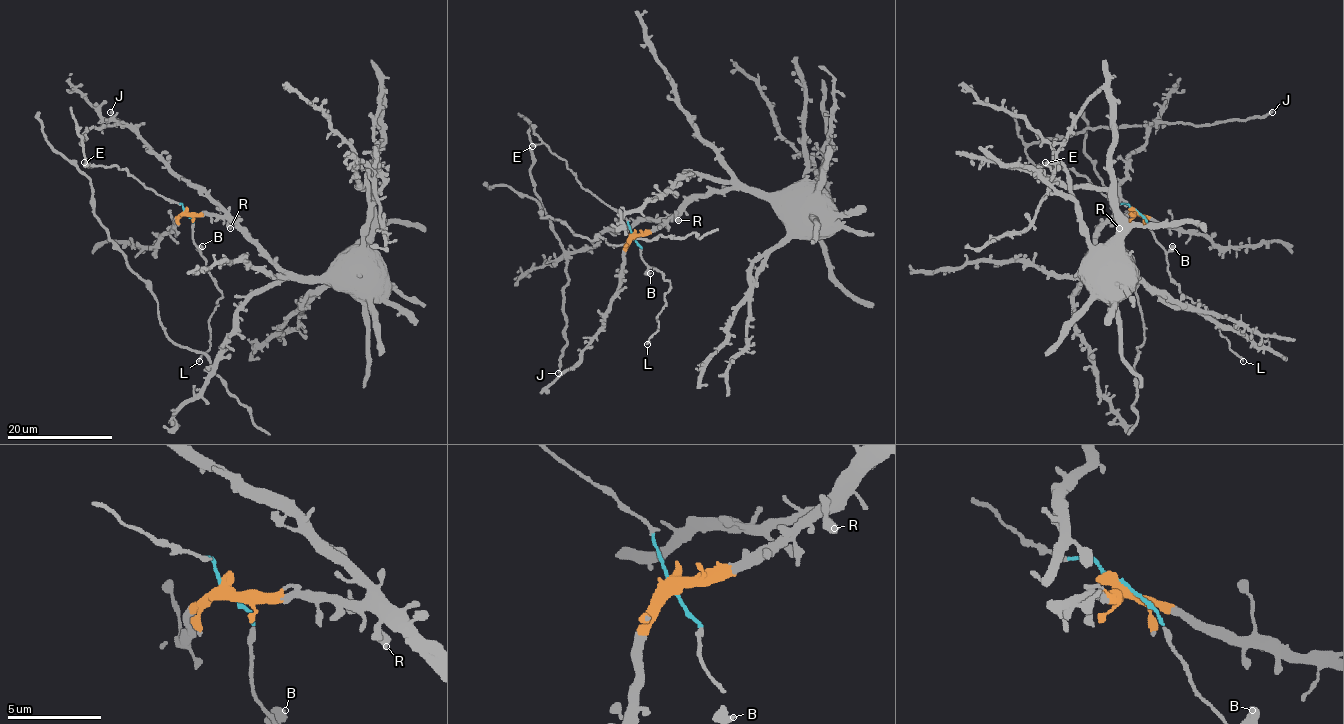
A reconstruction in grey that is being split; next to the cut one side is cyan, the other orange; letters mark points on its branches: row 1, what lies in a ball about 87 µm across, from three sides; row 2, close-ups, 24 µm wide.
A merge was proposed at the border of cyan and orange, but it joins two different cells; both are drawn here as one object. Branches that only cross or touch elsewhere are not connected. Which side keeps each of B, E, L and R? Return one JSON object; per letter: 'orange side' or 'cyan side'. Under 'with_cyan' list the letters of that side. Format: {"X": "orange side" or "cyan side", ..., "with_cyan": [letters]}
{"B": "cyan side", "E": "cyan side", "L": "cyan side", "R": "orange side", "with_cyan": ["B", "E", "L"]}

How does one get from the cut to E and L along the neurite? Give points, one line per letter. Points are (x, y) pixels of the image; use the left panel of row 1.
E: (185, 211), (180, 203), (171, 202), (115, 165), (88, 167), (84, 163)
L: (185, 211), (192, 219), (193, 243), (222, 293), (209, 323), (210, 347), (198, 361)

